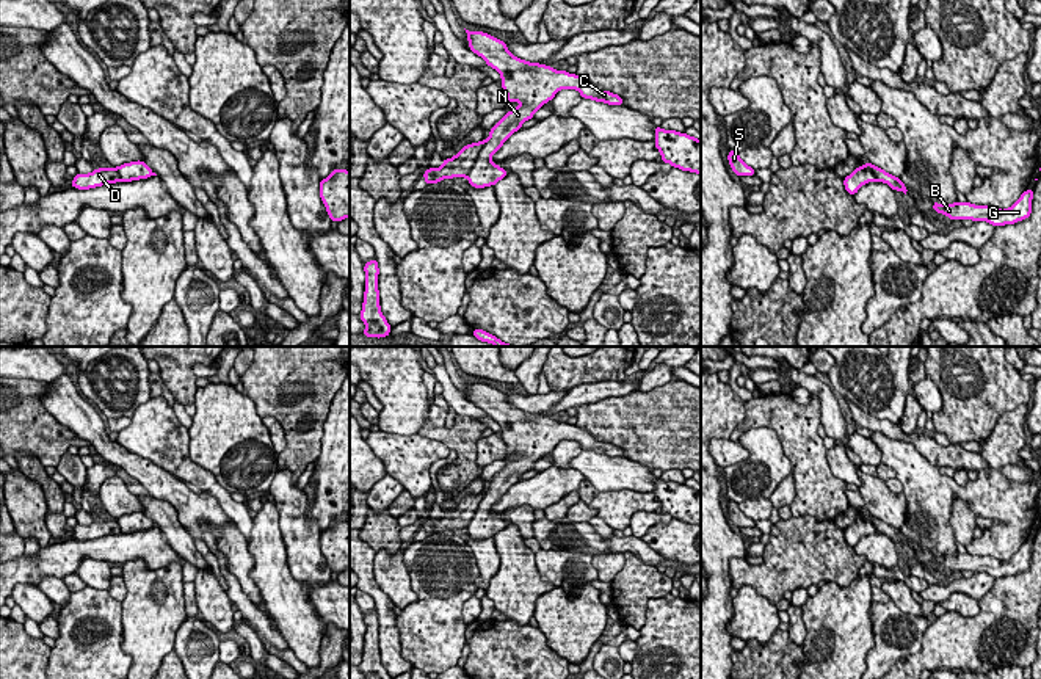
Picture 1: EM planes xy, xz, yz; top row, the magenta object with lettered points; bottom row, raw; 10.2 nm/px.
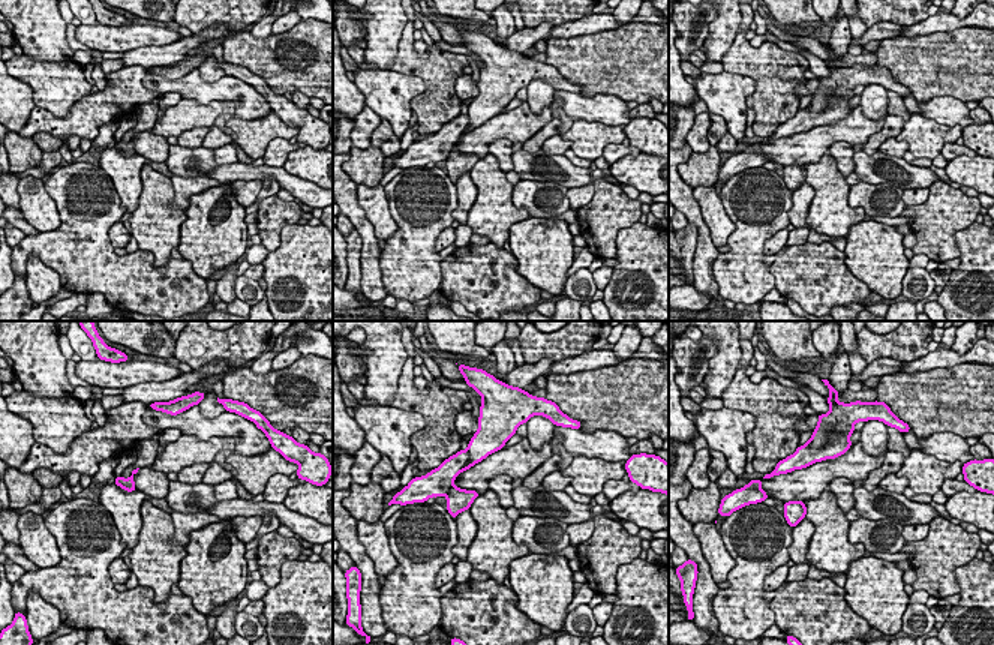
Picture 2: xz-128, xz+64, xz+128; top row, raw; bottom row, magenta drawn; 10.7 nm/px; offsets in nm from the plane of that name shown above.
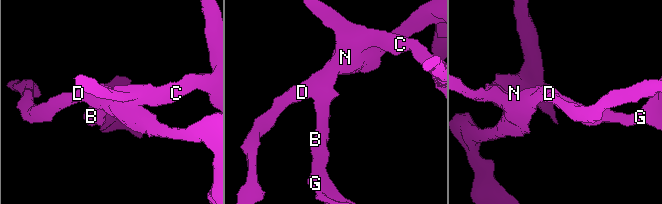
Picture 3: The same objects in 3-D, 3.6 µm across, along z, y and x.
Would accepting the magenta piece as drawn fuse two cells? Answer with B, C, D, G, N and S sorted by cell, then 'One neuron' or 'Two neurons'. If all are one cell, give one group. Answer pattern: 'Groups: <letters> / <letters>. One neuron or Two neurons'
Groups: B C G N S / D. Two neurons

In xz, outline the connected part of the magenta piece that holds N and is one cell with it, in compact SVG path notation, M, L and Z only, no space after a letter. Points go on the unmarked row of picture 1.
M469 383L469 400L486 412L486 417L495 420L502 428L502 439L506 445L506 455L519 452L520 456L508 463L489 483L483 500L472 513L467 532L473 539L492 538L502 532L508 521L491 513L491 508L520 477L533 470L538 459L553 452L560 441L577 441L582 450L591 450L608 456L622 456L624 450L610 442L597 441L589 431L552 420L547 416L524 412L508 403L505 392L500 392L483 383Z

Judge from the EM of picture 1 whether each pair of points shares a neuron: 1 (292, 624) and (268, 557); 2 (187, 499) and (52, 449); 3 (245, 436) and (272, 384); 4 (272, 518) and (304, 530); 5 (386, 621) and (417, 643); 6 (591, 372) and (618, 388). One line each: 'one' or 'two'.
1: one
2: two
3: two
4: two
5: two
6: two

